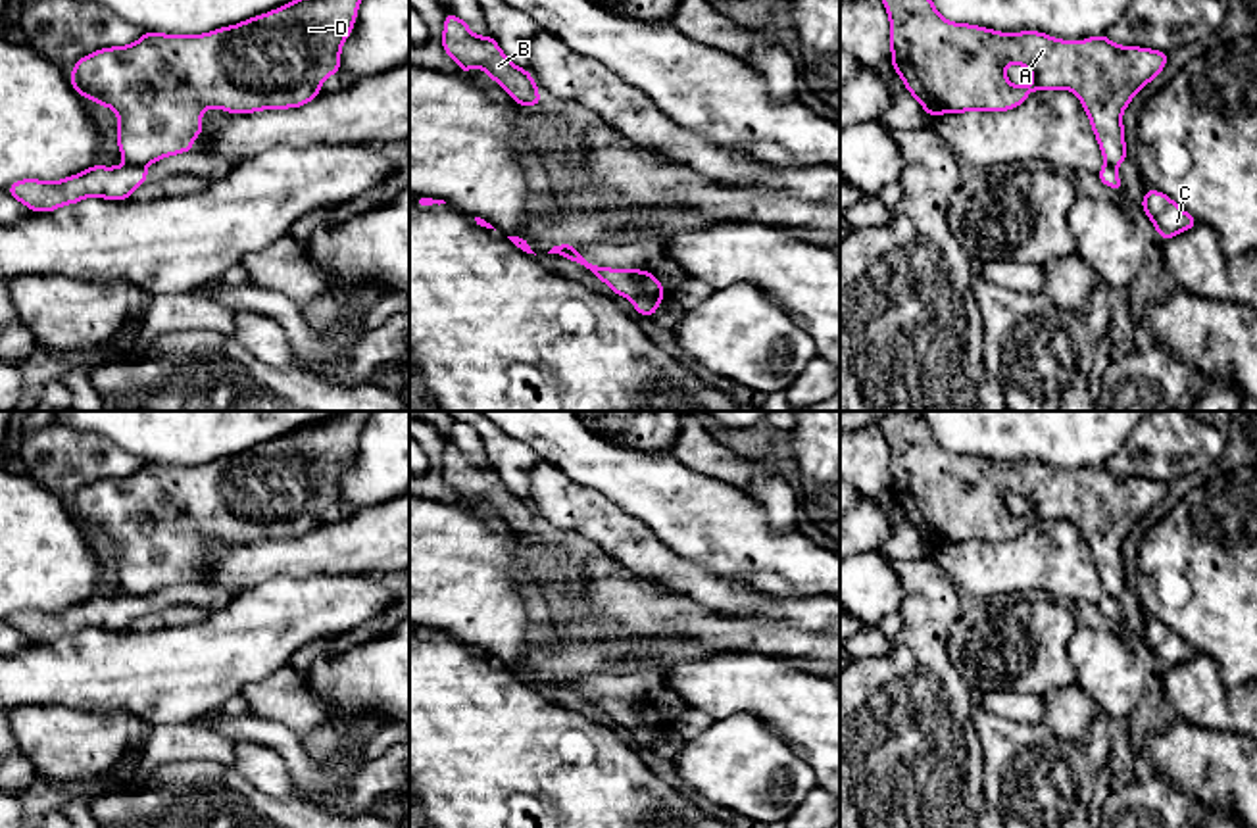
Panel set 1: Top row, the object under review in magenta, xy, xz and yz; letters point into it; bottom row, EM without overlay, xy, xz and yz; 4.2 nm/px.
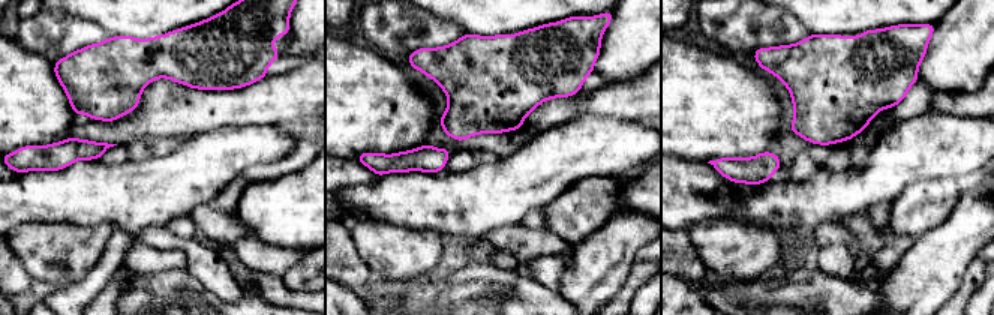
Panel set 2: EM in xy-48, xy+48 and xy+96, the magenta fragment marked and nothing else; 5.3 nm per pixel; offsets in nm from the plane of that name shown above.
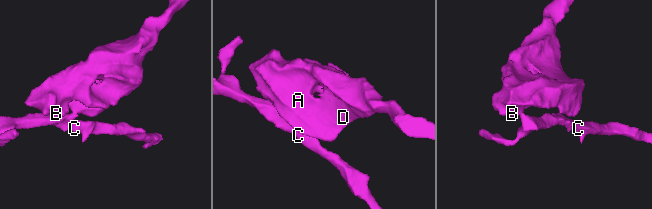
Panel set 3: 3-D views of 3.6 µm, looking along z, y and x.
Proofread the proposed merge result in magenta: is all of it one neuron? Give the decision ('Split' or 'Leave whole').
Split

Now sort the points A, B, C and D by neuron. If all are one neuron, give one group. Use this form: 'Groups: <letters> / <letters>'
Groups: A B D / C

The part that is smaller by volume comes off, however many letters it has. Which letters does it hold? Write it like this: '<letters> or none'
C

